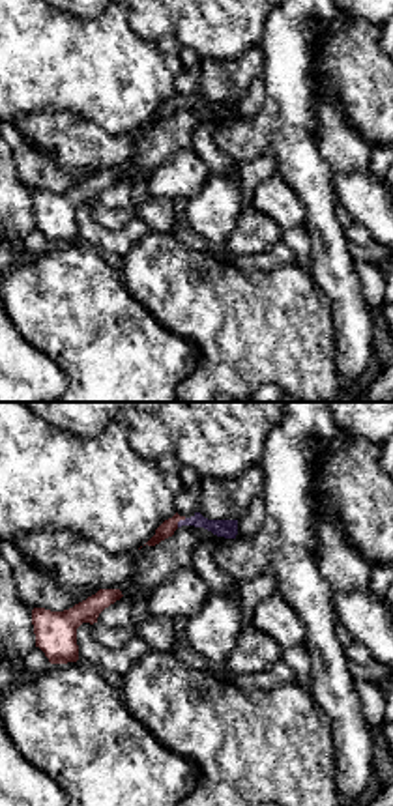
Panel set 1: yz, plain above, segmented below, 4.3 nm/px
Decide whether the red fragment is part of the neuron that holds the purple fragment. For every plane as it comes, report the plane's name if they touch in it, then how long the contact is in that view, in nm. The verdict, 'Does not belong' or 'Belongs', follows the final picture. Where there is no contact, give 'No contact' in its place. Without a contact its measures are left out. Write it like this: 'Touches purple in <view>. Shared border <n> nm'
Touches purple in yz. Shared border 60 nm

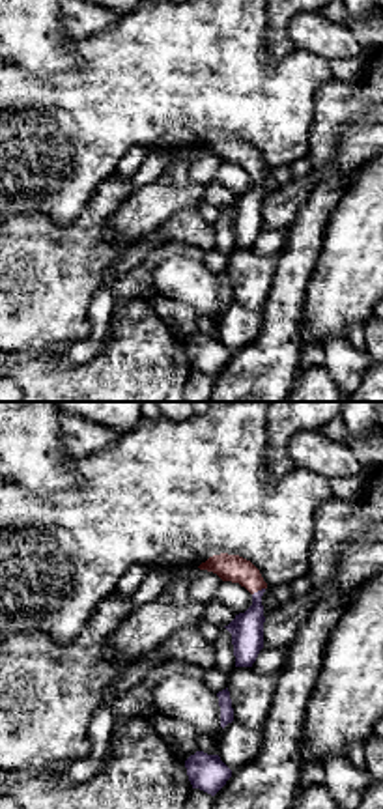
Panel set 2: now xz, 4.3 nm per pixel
Touches purple in xz. Shared border 70 nm

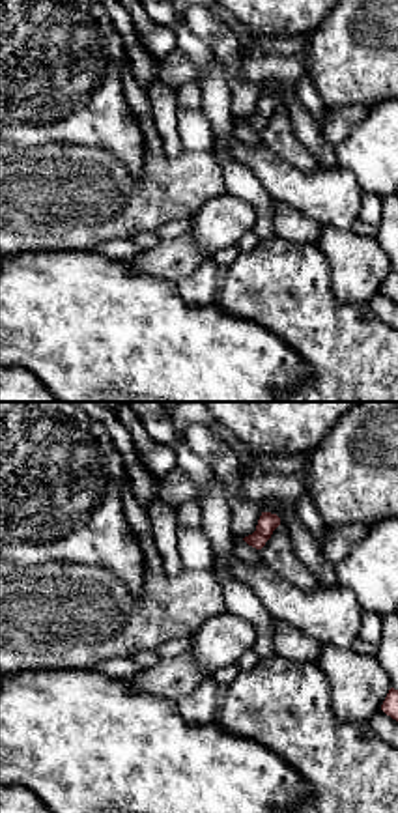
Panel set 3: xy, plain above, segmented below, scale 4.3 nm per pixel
No contact

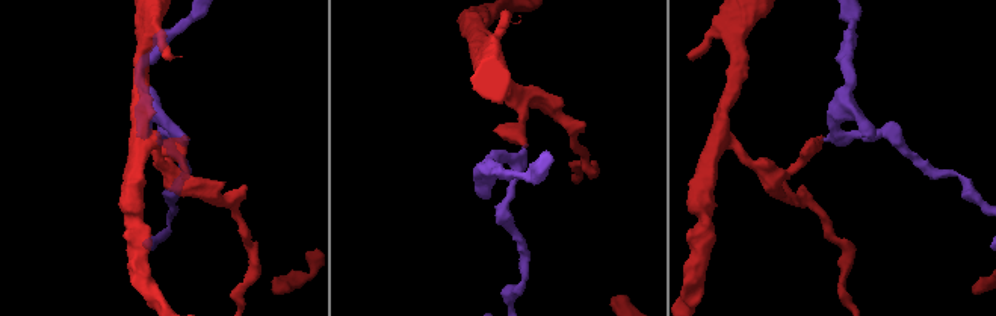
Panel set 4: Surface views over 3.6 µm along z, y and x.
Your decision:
Belongs

